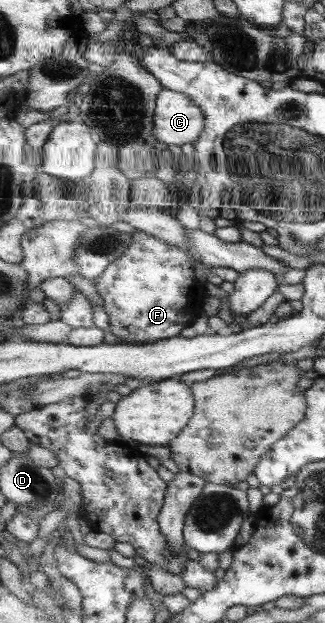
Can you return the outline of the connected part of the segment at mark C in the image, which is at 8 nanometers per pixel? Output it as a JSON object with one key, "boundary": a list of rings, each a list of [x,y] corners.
{"boundary":[[[164,88],[156,105],[153,136],[162,143],[192,145],[205,131],[206,113],[189,96]]]}

